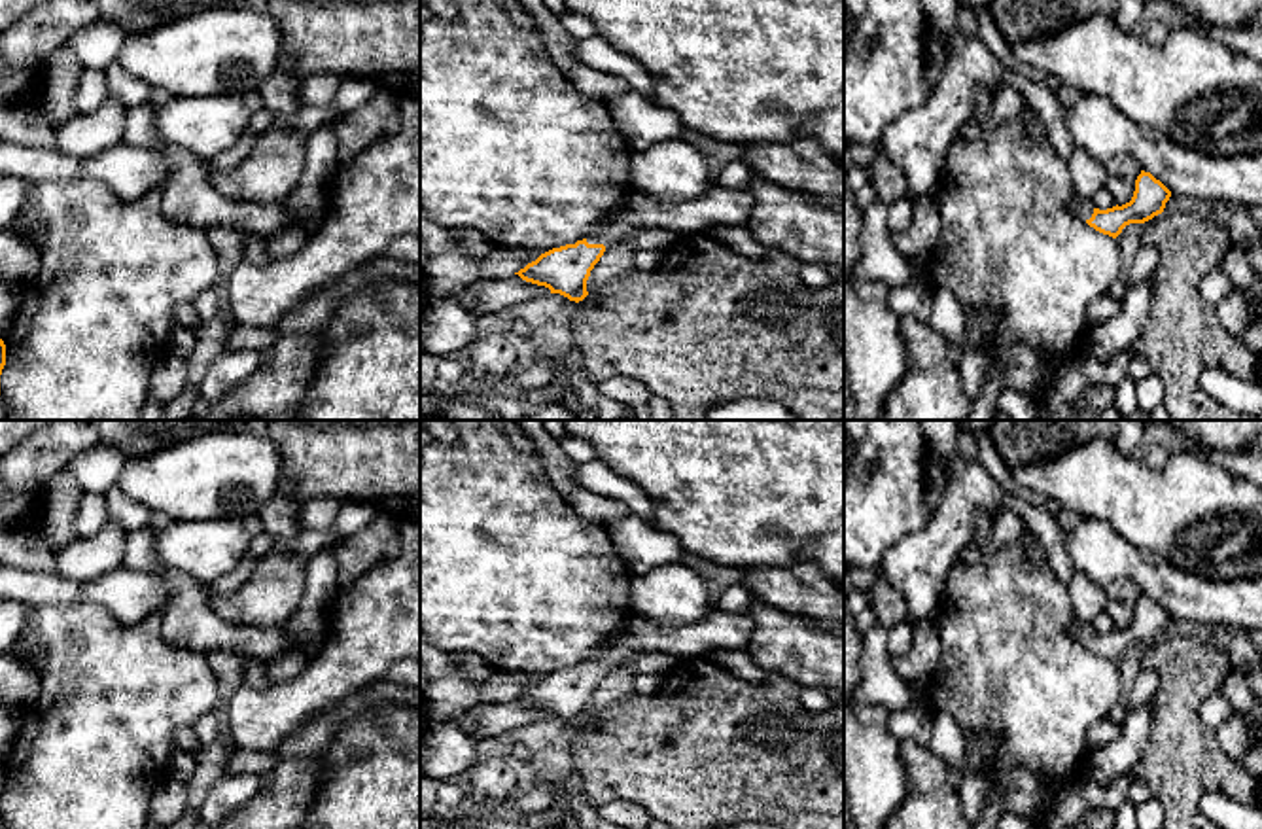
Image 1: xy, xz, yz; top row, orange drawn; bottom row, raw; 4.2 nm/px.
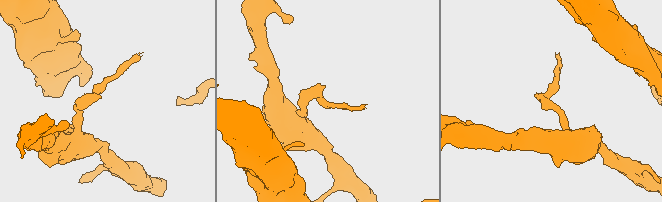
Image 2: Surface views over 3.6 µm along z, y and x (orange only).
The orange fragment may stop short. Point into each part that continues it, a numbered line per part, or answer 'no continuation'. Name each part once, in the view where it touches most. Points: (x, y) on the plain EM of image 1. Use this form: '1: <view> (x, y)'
1: xz (719, 631)

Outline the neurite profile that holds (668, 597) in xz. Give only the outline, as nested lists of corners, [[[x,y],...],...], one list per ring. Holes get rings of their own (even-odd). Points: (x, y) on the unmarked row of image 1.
[[[683,562],[634,575],[628,604],[653,628],[683,628],[702,623],[713,611],[713,594]]]

